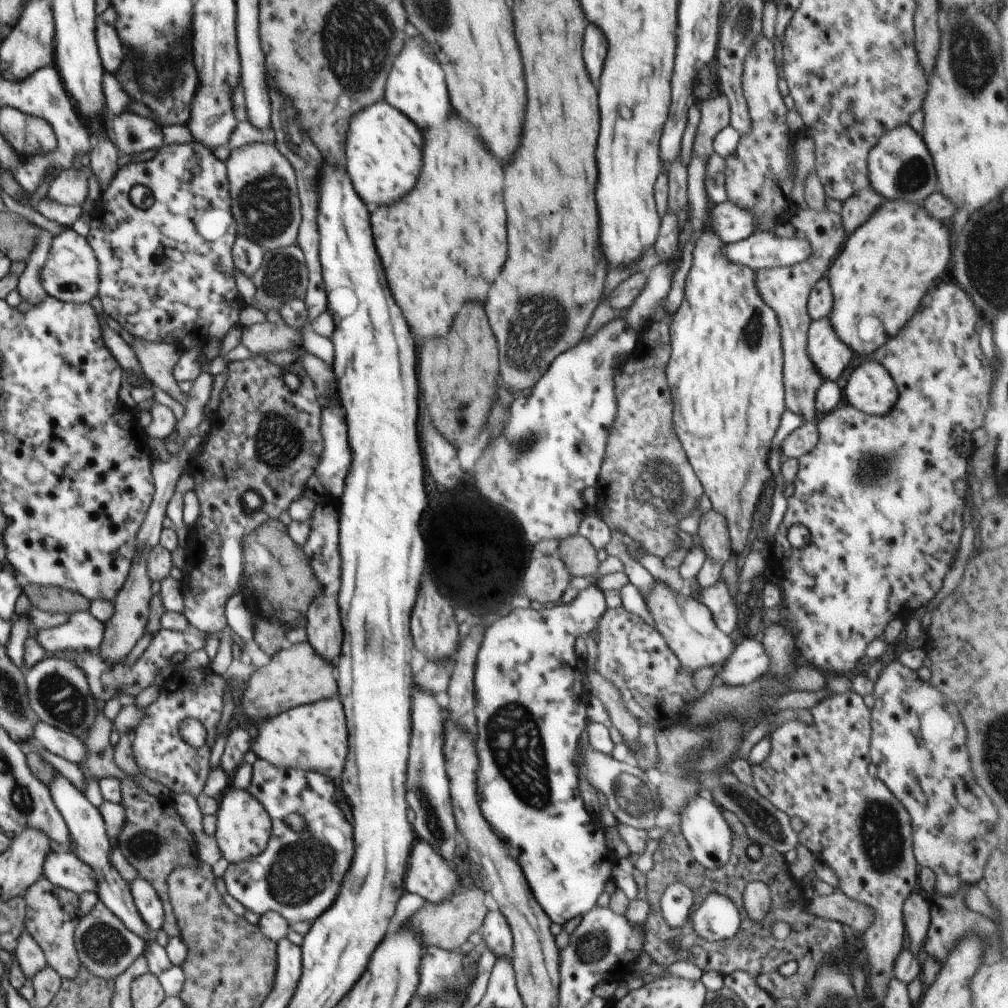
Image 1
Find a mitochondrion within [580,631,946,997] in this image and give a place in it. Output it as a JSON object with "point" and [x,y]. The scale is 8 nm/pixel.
{"point":[879,834]}

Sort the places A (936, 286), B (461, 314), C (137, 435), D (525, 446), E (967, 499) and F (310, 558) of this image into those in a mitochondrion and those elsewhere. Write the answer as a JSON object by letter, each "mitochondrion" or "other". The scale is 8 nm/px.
{"A":"other","B":"other","C":"other","D":"mitochondrion","E":"other","F":"other"}

